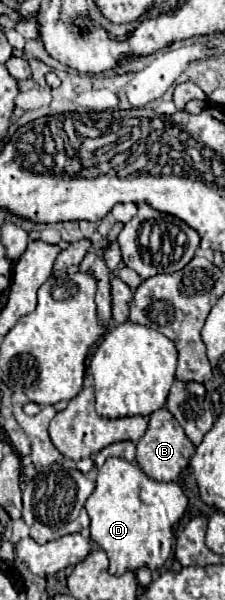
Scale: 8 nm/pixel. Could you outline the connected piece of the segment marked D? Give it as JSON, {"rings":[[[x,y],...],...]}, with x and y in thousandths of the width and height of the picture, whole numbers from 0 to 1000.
{"rings":[[[498,762],[427,792],[427,815],[382,835],[400,858],[400,895],[489,932],[489,955],[542,958],[631,942],[702,952],[764,922],[773,875],[836,845],[836,828],[773,802],[693,802],[596,772]]]}

